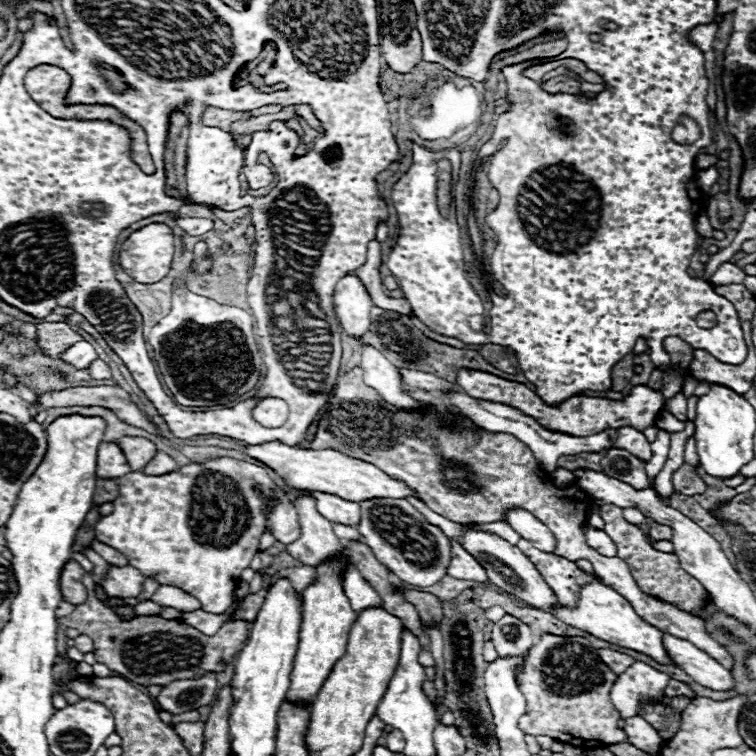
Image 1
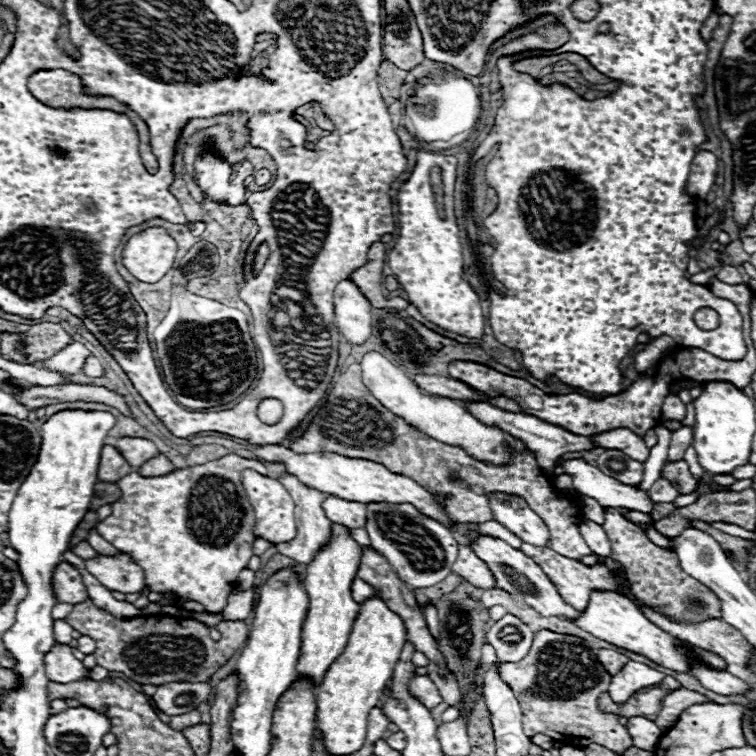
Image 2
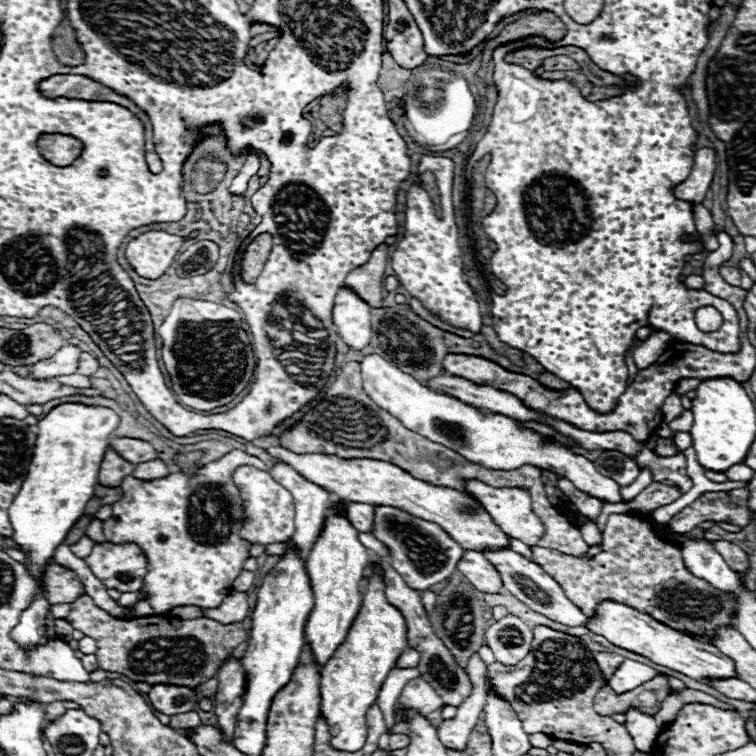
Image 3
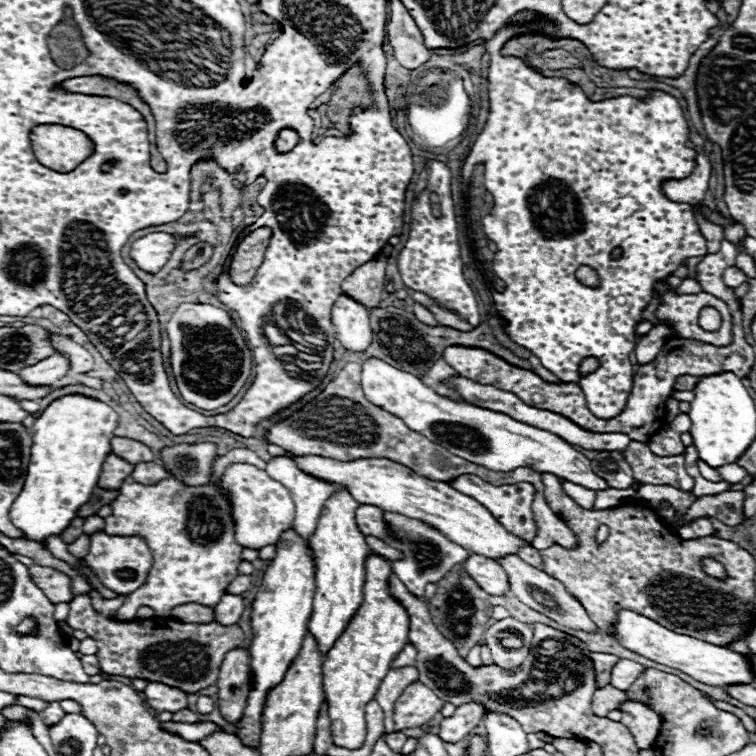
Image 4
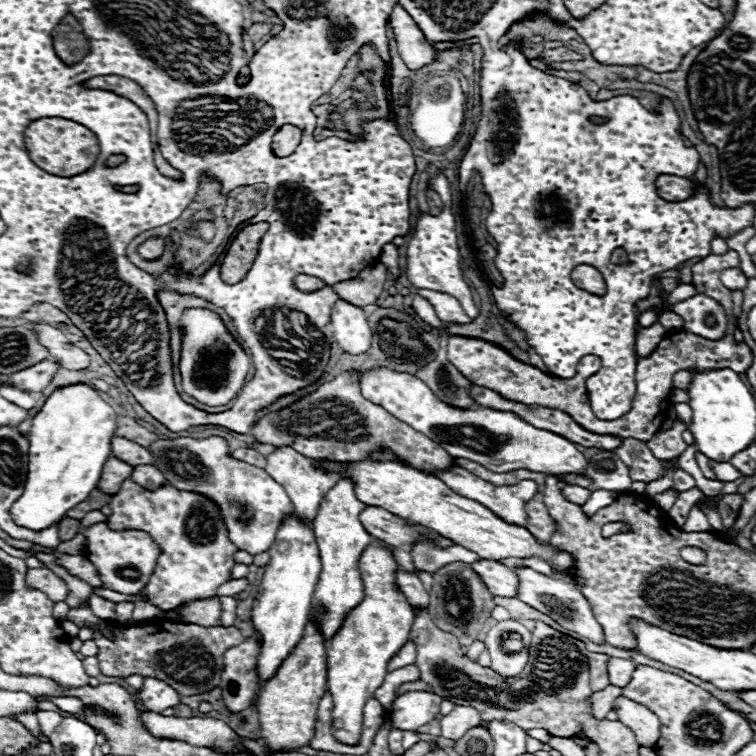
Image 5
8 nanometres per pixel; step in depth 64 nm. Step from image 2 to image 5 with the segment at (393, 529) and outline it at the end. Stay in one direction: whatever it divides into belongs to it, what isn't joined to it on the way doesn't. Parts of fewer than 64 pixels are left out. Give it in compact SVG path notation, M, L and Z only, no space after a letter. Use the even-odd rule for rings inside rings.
M418 542L412 548L412 558L414 558L414 566L418 570L430 572L434 574L438 568L442 568L444 564L450 562L466 562L472 564L476 560L480 560L480 556L476 552L470 552L462 546L452 546L452 548L438 548L430 542ZM398 570L398 584L400 584L400 588L404 590L408 602L410 602L416 610L428 610L428 606L430 606L430 596L428 596L428 592L424 590L424 586L422 586L422 582L420 582L418 576L412 576L412 574L408 574L408 572Z

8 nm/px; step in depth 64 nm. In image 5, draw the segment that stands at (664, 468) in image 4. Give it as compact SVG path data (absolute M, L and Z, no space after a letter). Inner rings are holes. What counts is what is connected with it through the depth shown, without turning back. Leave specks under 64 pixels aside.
M626 438L618 450L614 450L618 458L628 466L632 480L652 482L664 474L661 460L654 458L646 446L636 438ZM674 470L674 488L676 490L690 490L694 488L694 478L684 470Z

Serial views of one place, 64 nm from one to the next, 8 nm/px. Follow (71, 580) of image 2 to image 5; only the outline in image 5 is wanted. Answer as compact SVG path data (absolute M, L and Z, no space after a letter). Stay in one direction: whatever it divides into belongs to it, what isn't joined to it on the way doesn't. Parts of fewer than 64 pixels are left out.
M28 568L26 586L44 592L52 602L64 602L68 596L66 584L48 568Z

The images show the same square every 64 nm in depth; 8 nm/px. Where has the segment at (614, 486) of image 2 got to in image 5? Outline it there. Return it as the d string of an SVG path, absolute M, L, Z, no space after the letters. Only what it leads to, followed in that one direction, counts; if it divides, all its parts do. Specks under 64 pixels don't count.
M372 370L362 374L360 390L364 398L372 404L382 406L394 418L400 418L416 432L422 432L430 440L438 442L450 456L466 458L482 464L492 472L512 472L512 470L532 470L544 474L582 474L588 466L586 458L576 450L568 438L532 426L516 414L476 408L476 410L456 410L440 402L432 390L412 374L398 374L392 370Z

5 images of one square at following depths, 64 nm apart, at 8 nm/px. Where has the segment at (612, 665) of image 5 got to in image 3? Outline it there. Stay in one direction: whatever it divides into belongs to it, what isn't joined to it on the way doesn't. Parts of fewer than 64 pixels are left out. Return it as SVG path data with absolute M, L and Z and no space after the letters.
M624 660L616 668L616 672L612 674L612 678L608 680L608 686L612 686L614 692L624 694L624 692L630 692L636 686L652 680L654 676L658 676L658 672L652 670L650 666L640 664L640 662L634 662L634 660Z

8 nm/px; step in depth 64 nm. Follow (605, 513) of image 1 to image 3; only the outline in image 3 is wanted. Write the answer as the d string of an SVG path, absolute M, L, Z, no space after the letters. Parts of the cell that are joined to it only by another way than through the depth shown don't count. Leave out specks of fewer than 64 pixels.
M610 514L603 532L602 551L594 558L584 556L568 556L552 548L538 548L532 546L534 562L544 568L546 574L550 574L560 586L564 586L566 596L588 616L592 618L596 614L596 608L604 600L614 602L626 602L626 606L632 606L658 622L664 622L666 626L678 630L678 632L692 632L692 634L708 634L712 636L718 626L730 626L732 628L732 614L736 608L736 598L732 594L726 594L722 590L716 590L712 584L704 582L702 578L696 578L682 562L682 550L676 542L670 542L656 534L652 522L646 516L640 514Z

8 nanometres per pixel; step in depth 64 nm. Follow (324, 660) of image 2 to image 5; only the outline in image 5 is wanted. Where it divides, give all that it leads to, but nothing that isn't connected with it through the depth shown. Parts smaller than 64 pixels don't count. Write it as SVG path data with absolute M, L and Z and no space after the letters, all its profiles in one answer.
M340 478L336 486L332 486L332 490L328 490L328 494L324 496L320 512L314 518L314 536L320 550L322 572L318 578L318 586L314 588L312 608L316 618L320 620L320 630L326 640L336 634L336 630L342 626L344 616L364 598L364 586L358 572L358 558L372 542L372 536L360 522L360 512L364 510L364 506L366 504L360 502L354 494L354 480Z

